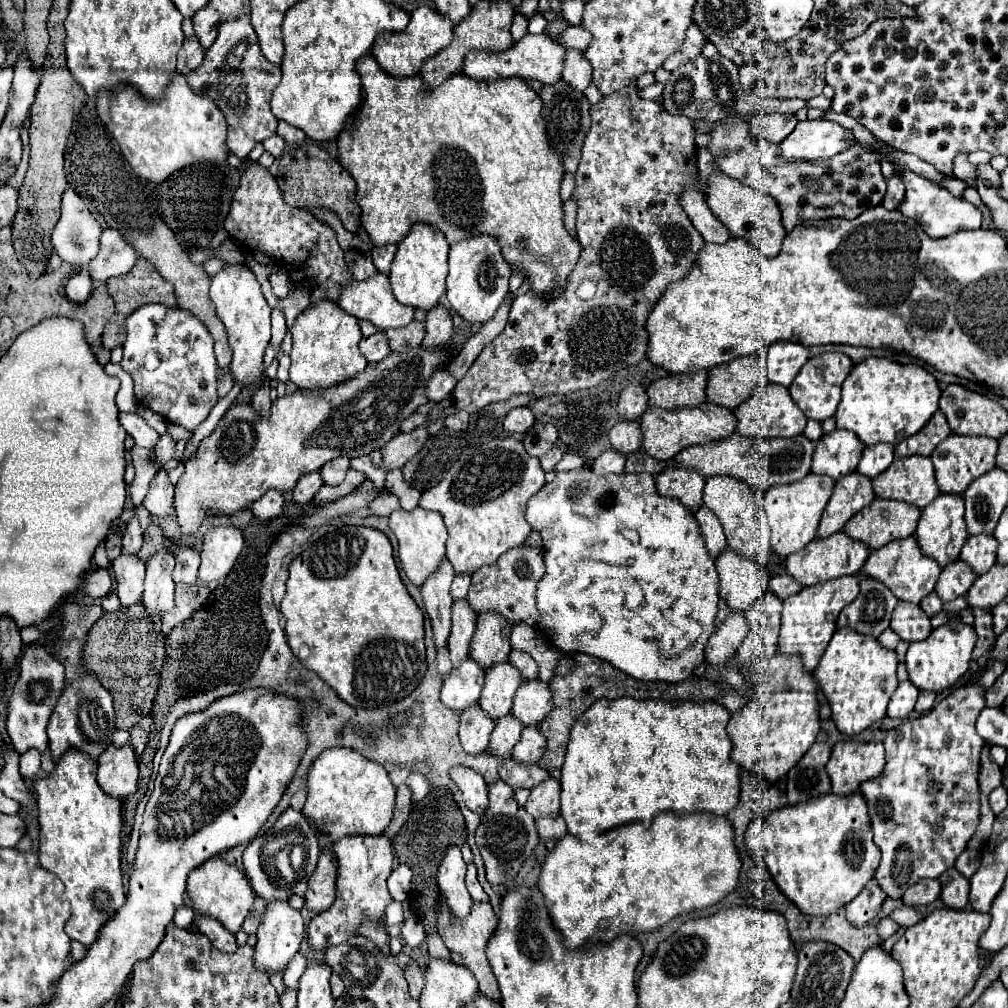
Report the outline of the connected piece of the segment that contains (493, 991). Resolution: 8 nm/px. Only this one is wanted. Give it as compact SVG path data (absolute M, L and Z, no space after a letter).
M440 898L436 912L438 912L438 922L436 922L436 924L438 924L438 934L442 936L446 948L448 948L450 952L458 952L458 954L462 956L464 966L476 976L476 980L478 980L478 984L480 984L480 992L482 992L486 998L500 1002L498 984L496 984L496 978L494 978L492 968L490 968L490 964L488 964L488 960L486 960L486 954L484 954L486 944L488 944L488 940L492 938L492 934L494 934L494 930L496 930L496 926L498 926L498 916L494 914L492 906L490 906L488 902L474 902L472 912L470 912L464 920L458 920L458 918L452 916L452 912L442 904L442 898Z

